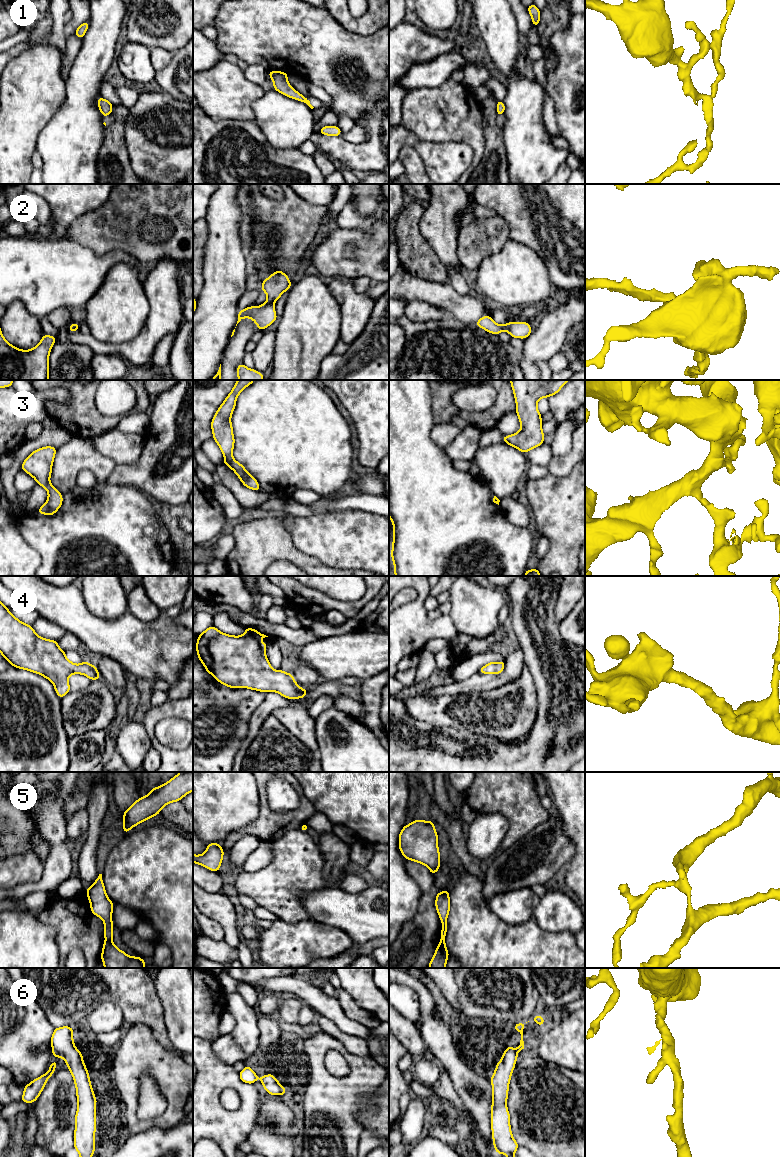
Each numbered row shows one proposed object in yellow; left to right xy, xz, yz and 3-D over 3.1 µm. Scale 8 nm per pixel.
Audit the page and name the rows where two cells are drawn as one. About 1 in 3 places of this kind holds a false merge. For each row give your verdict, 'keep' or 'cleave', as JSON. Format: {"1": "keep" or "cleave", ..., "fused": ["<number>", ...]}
{"1": "keep", "2": "keep", "3": "keep", "4": "keep", "5": "keep", "6": "keep", "fused": []}

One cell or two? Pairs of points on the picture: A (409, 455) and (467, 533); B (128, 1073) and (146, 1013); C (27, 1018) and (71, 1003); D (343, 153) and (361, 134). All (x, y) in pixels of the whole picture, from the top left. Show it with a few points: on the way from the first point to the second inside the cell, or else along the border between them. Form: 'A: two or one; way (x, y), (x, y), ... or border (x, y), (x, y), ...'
A: one; way (420, 474), (426, 492), (448, 514)
B: two; border (131, 1024), (145, 1023), (158, 1041)
C: two; border (40, 1006), (46, 1019), (54, 1027)
D: two; border (369, 134), (357, 143), (340, 135)

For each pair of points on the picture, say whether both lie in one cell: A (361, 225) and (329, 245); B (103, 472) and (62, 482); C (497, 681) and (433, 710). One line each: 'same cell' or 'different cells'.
A: different cells
B: same cell
C: different cells

